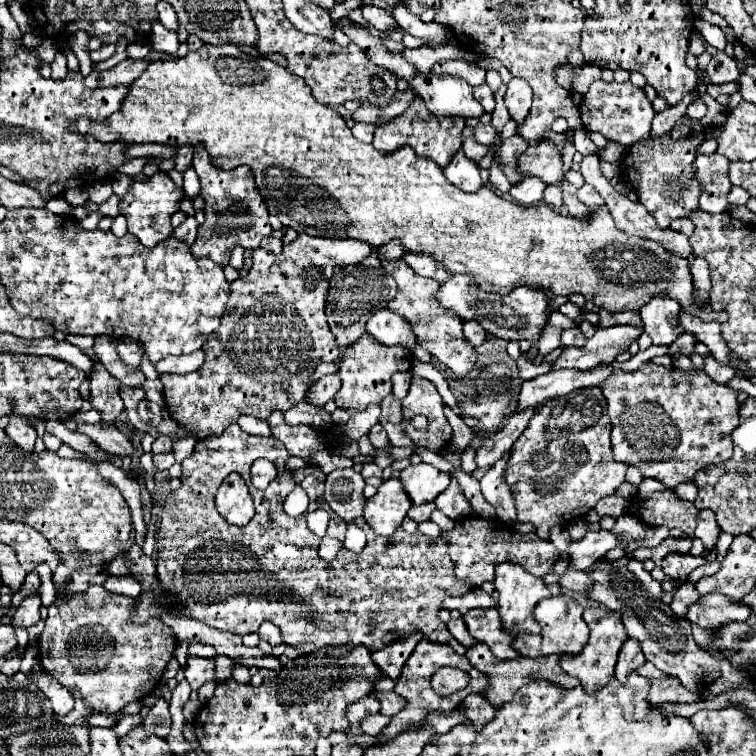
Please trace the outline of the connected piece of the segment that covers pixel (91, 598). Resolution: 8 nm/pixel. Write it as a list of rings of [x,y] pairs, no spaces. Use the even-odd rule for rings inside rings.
[[[89,585],[89,589],[83,593],[73,593],[63,587],[57,587],[57,601],[53,607],[49,607],[49,617],[45,621],[45,629],[39,643],[39,661],[43,669],[51,671],[51,675],[59,679],[67,689],[78,690],[78,687],[81,687],[81,697],[85,697],[85,703],[95,711],[117,713],[131,701],[141,701],[143,697],[153,693],[163,679],[167,661],[175,655],[177,641],[171,627],[167,627],[155,617],[151,617],[143,625],[135,625],[135,603],[137,601],[133,597],[111,593],[103,585]]]

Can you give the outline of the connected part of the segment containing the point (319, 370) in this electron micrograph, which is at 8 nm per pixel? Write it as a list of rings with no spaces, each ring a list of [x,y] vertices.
[[[333,361],[333,363],[319,363],[317,367],[315,367],[315,373],[313,373],[313,379],[311,379],[311,383],[315,383],[315,381],[319,381],[321,377],[325,377],[325,375],[331,375],[331,373],[335,373],[339,369],[339,365]]]

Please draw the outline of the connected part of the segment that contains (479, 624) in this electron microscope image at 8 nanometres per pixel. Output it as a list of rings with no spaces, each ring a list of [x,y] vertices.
[[[471,609],[467,615],[463,615],[463,619],[471,637],[489,645],[493,655],[497,655],[499,659],[521,657],[521,653],[513,647],[515,635],[503,627],[497,609]]]

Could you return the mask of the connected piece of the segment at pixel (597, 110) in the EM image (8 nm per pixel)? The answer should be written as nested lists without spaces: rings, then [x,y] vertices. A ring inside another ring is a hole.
[[[595,81],[591,83],[589,91],[583,95],[581,103],[581,121],[587,131],[599,131],[605,139],[613,139],[623,147],[629,147],[641,139],[649,137],[651,121],[655,115],[655,109],[651,101],[645,97],[645,91],[641,87],[635,87],[631,81],[625,83],[605,83]]]

